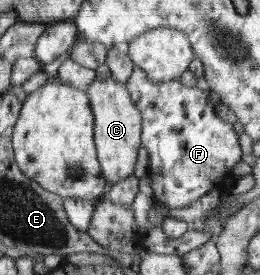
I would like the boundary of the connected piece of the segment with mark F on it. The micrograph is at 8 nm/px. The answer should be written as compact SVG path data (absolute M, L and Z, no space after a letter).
M136 66L133 67L133 73L130 75L130 79L128 79L127 84L125 84L125 88L128 90L130 94L131 100L136 105L136 108L140 111L141 114L141 143L144 148L148 151L149 163L148 163L148 172L147 174L151 178L151 187L153 190L154 201L156 203L160 203L166 205L167 207L174 208L184 208L192 204L192 202L198 201L202 196L209 195L212 190L217 191L217 195L222 197L231 193L231 183L235 180L237 176L233 176L232 170L234 170L234 166L242 160L242 148L240 147L240 142L238 141L238 134L234 129L234 125L228 122L224 122L222 118L216 113L214 110L215 104L211 102L211 98L209 97L209 91L202 91L200 88L186 88L180 82L180 80L174 79L174 84L170 83L170 92L166 94L166 96L172 96L172 100L156 100L156 98L160 98L162 94L160 94L160 83L156 83L148 79L148 76L142 68L138 68Z

